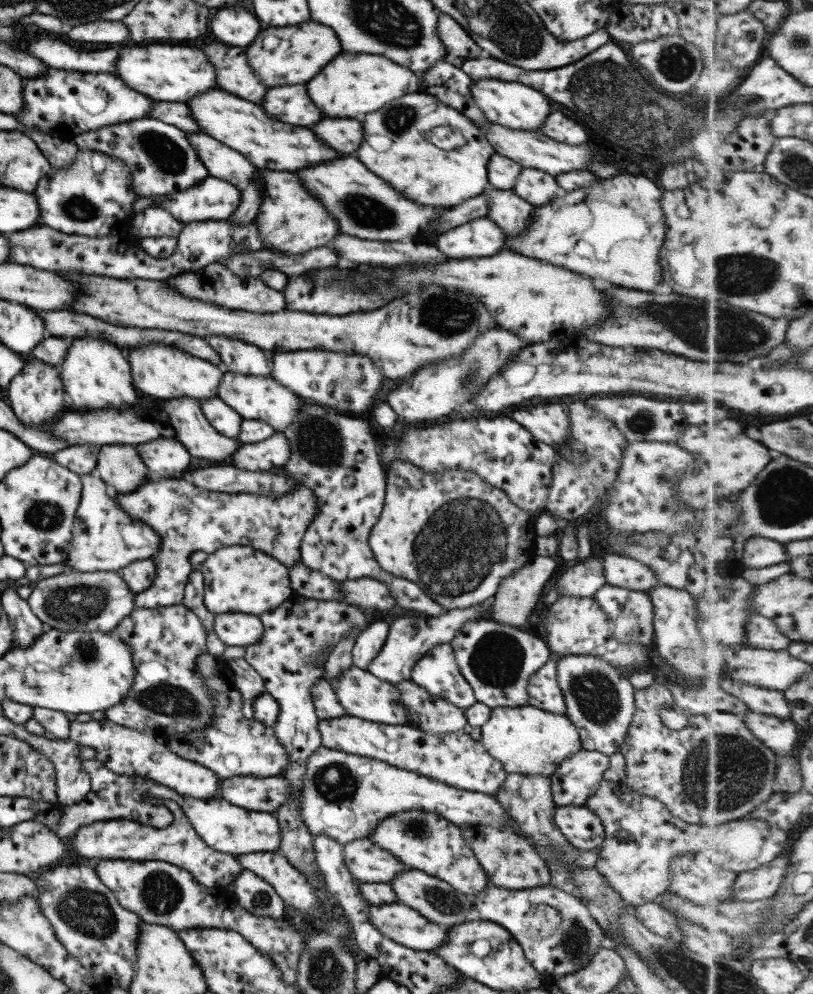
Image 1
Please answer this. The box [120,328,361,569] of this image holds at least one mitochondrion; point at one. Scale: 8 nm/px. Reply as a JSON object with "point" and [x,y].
{"point":[320,441]}

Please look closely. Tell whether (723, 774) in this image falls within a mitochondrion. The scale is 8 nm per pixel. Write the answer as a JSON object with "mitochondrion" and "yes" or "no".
{"mitochondrion":"yes"}

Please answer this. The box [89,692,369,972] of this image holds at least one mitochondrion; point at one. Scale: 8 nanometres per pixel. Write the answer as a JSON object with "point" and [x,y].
{"point":[161,892]}

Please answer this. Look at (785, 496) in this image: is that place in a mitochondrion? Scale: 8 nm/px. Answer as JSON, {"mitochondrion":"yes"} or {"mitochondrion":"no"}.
{"mitochondrion":"yes"}

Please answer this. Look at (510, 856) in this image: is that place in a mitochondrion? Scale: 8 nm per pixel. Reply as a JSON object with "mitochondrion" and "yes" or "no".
{"mitochondrion":"yes"}

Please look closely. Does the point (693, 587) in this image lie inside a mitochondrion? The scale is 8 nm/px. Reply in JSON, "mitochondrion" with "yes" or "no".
{"mitochondrion":"no"}

